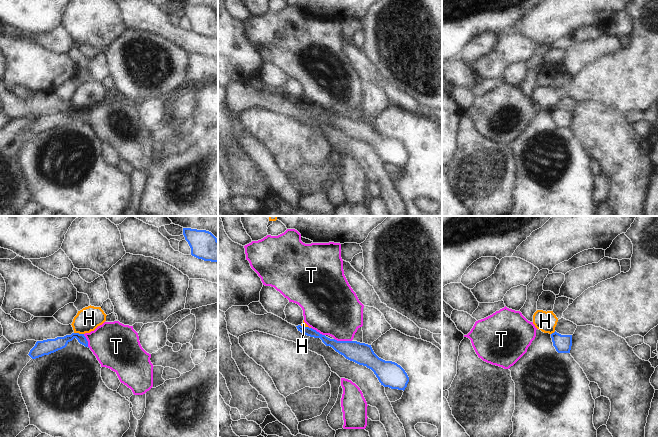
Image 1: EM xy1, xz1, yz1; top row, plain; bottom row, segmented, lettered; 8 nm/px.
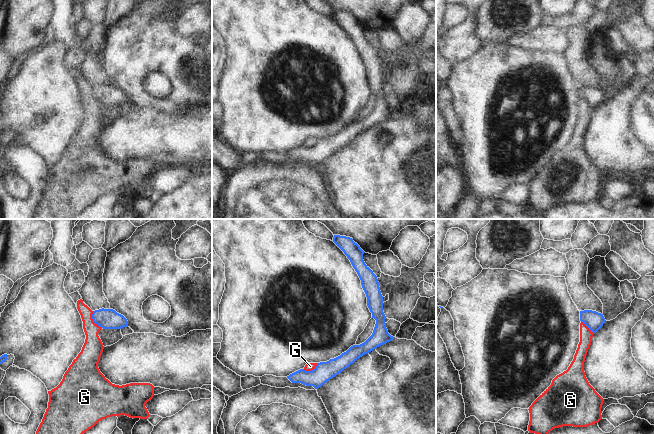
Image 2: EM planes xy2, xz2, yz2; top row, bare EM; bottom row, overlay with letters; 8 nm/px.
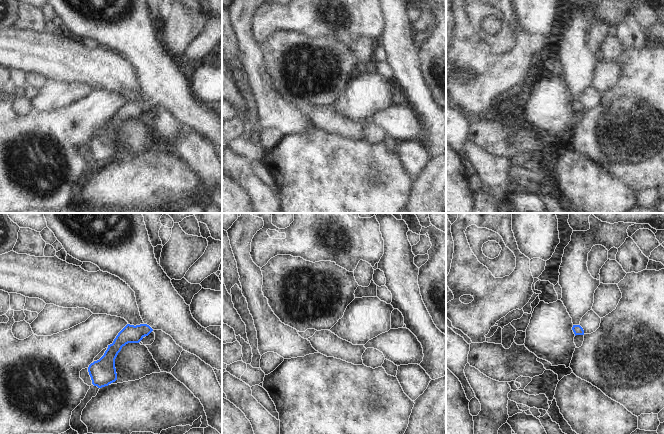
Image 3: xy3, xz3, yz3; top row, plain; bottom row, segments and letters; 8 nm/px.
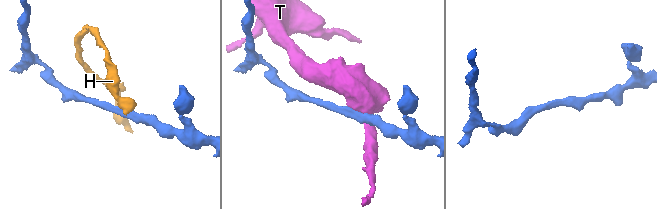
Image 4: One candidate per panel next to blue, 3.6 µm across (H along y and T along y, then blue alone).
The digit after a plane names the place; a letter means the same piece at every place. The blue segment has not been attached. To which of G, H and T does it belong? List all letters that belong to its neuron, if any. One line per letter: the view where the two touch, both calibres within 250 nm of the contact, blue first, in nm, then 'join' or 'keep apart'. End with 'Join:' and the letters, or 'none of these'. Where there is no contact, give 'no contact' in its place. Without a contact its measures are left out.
G: xy2 | 160/160 nm | keep apart
H: xy1 | 110/190 nm | keep apart
T: xz1 | 170/400 nm | keep apart
Join: none of these

